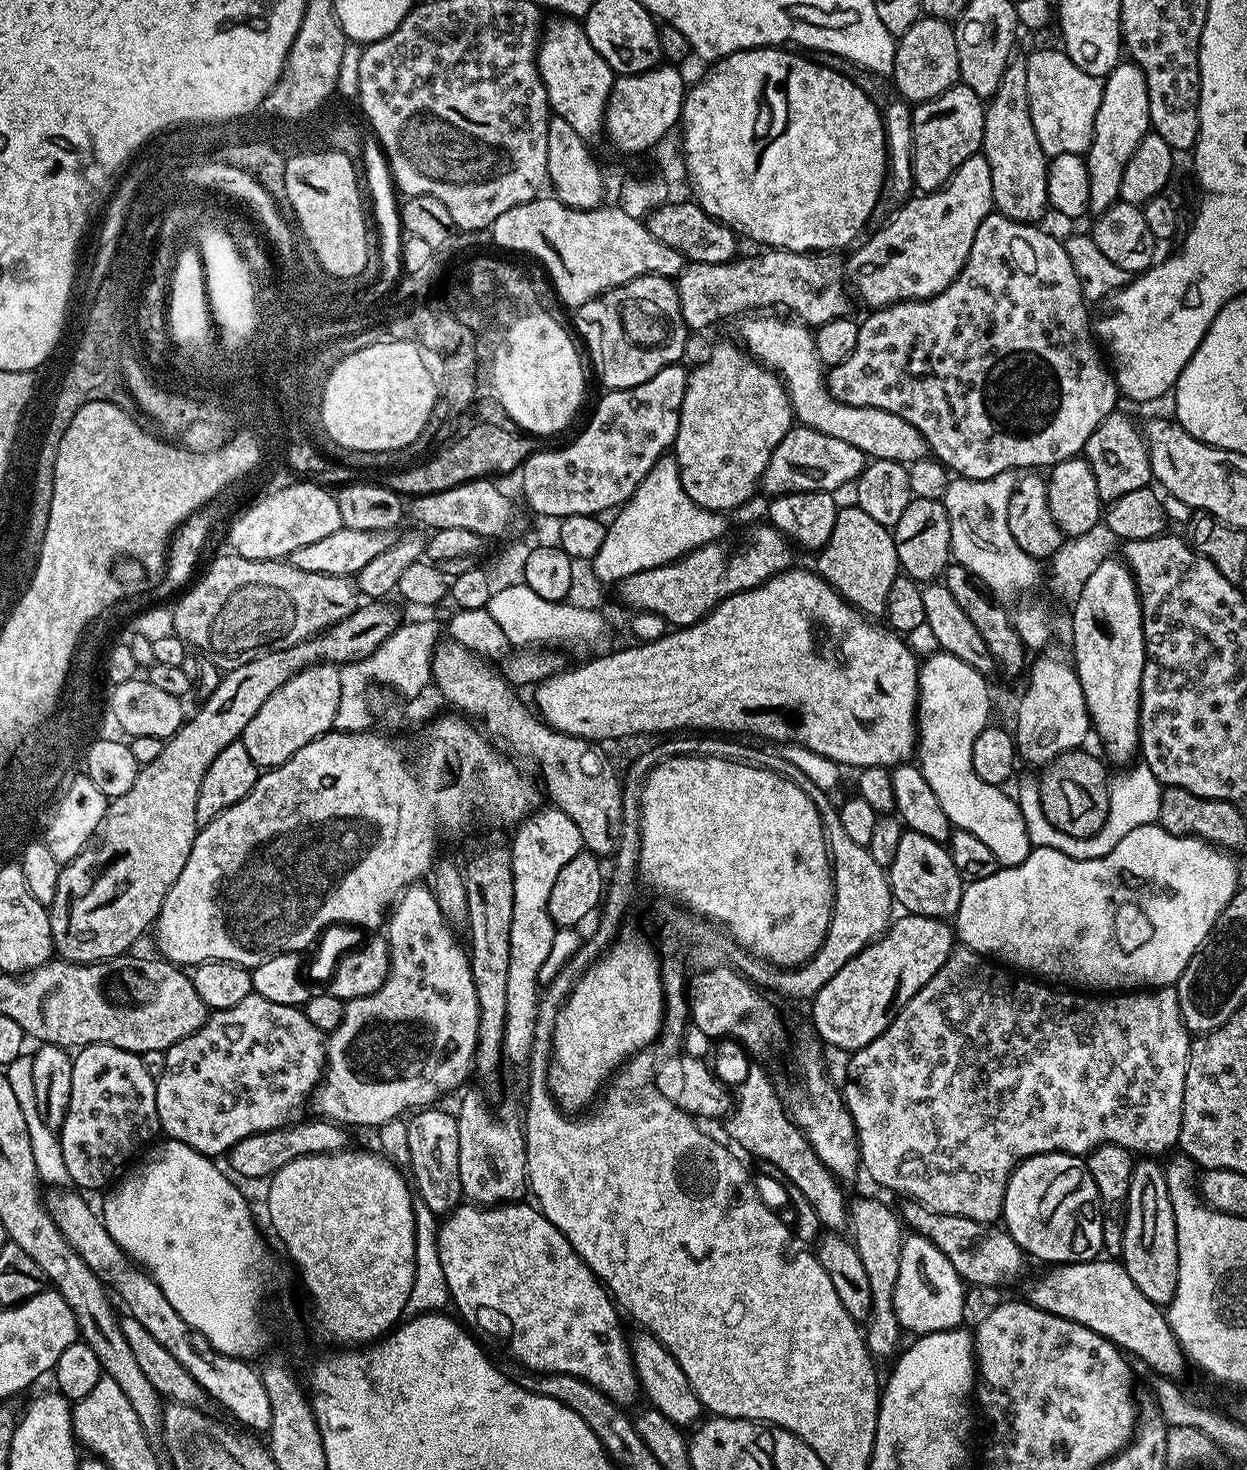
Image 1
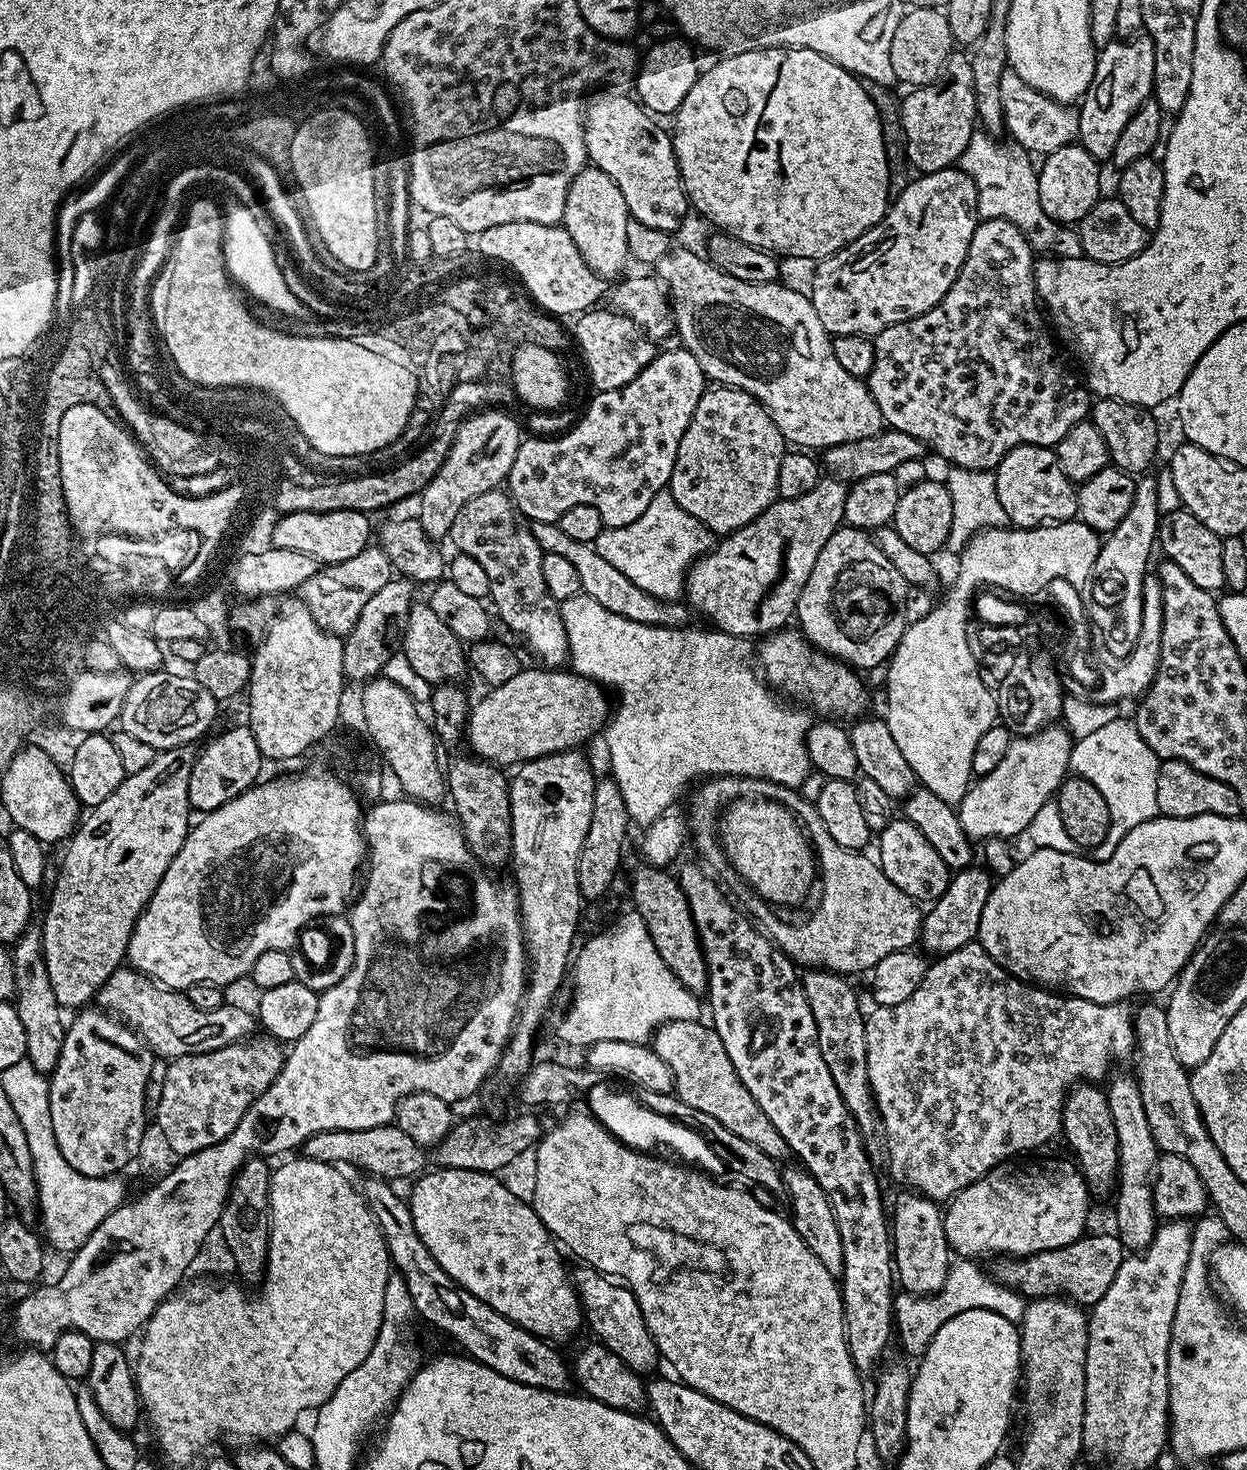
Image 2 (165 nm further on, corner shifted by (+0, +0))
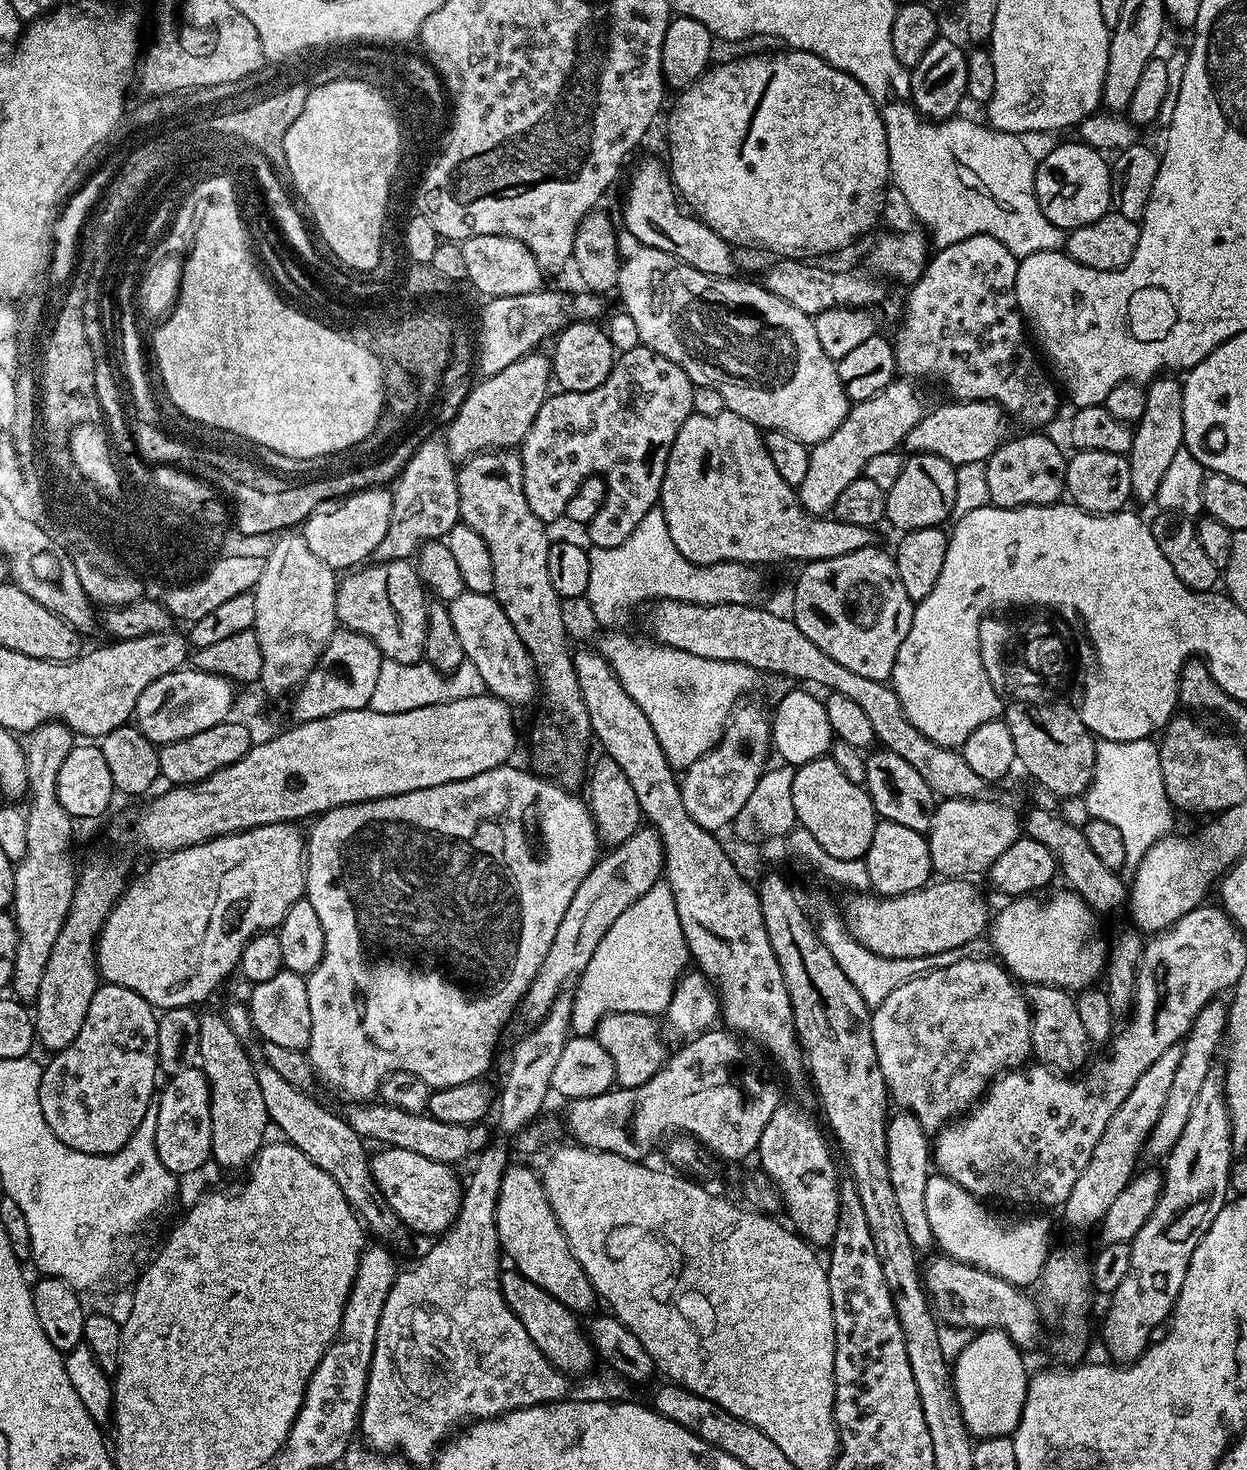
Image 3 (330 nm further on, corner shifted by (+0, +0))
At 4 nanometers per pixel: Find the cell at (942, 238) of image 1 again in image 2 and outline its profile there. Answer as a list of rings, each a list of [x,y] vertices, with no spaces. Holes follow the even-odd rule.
[[[959,166],[943,168],[937,172],[925,172],[909,179],[908,185],[902,190],[902,194],[891,201],[888,211],[884,214],[884,219],[878,221],[870,230],[863,232],[857,240],[850,242],[842,250],[838,250],[832,256],[827,256],[825,260],[821,260],[815,265],[816,273],[812,276],[810,299],[814,310],[818,310],[818,318],[822,321],[824,329],[828,331],[828,335],[833,338],[846,334],[875,338],[882,330],[886,330],[898,322],[918,318],[922,314],[926,314],[926,310],[938,306],[938,302],[942,302],[942,298],[946,298],[950,286],[954,286],[954,282],[966,262],[966,254],[972,251],[972,239],[978,223],[977,206],[978,190],[974,186],[974,178],[970,178],[970,174],[963,172]]]

